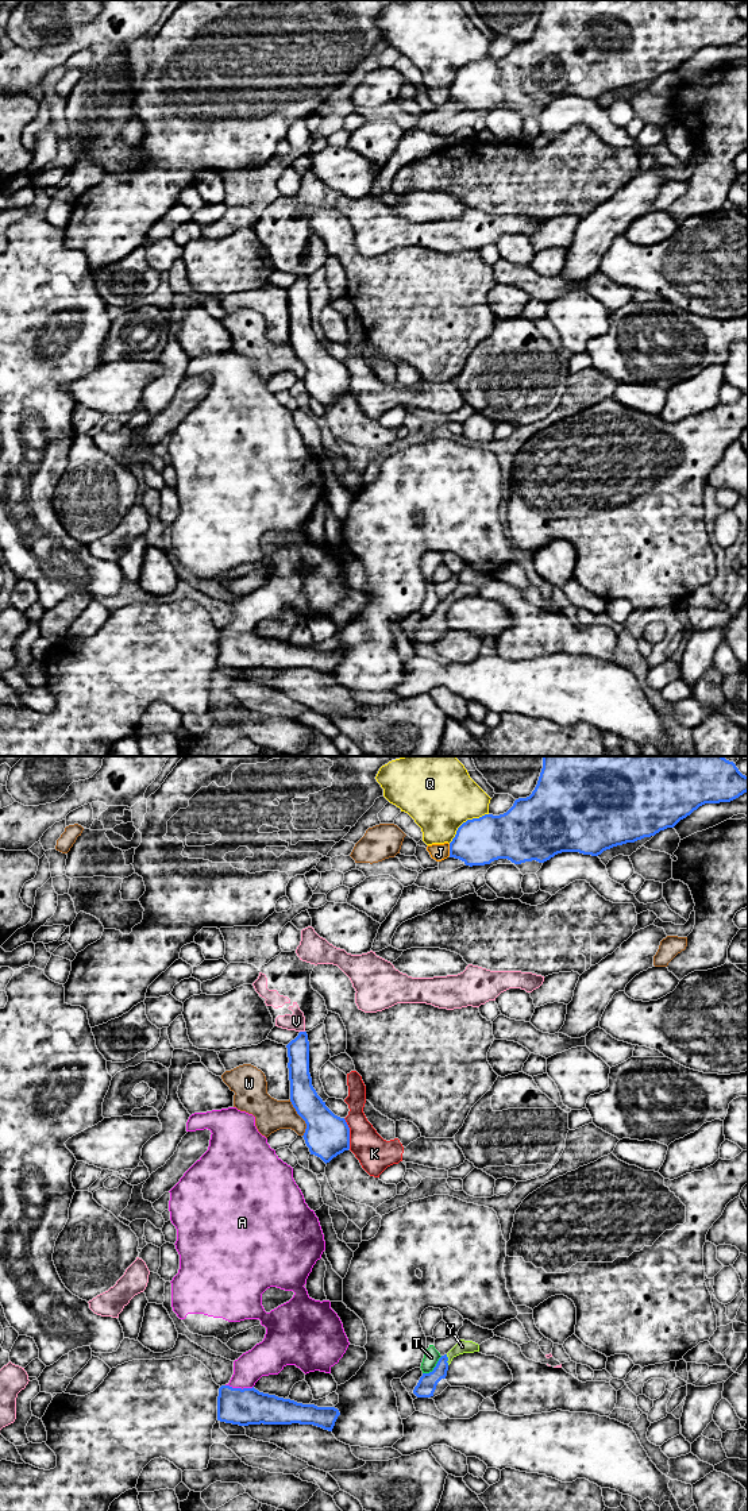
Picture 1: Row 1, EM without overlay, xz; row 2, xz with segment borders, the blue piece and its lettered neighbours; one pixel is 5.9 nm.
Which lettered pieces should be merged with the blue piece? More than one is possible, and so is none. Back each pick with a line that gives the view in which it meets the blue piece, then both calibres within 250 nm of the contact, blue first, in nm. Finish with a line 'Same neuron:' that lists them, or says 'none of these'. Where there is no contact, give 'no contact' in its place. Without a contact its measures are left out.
Y: contact in xz; calibres 120 and 80 nm
Same neuron: Y

